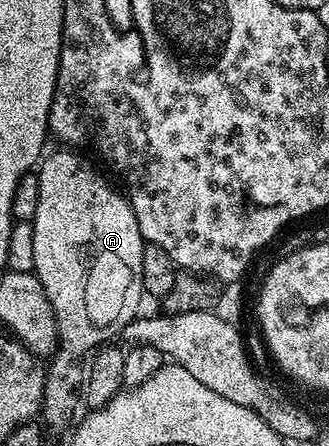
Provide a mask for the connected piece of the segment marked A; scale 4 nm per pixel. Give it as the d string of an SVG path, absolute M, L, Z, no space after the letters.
M56 148L52 155L49 153L47 157L39 163L38 173L36 174L38 182L38 204L37 211L31 220L33 234L33 271L36 279L42 284L42 288L46 292L46 296L52 305L52 311L56 317L56 333L58 335L58 345L55 354L51 355L50 361L46 366L44 376L44 399L40 405L39 417L44 418L43 425L49 426L52 430L69 429L68 421L72 418L72 413L76 410L76 402L78 406L78 395L82 390L82 366L80 370L80 357L91 355L97 348L111 343L115 336L123 335L124 330L132 323L134 315L137 313L136 305L139 304L140 298L145 297L144 285L142 284L142 256L144 255L145 241L142 232L138 228L138 220L134 216L134 208L128 203L127 197L119 189L116 190L112 186L108 186L108 182L83 158L83 153L77 152L72 148Z

